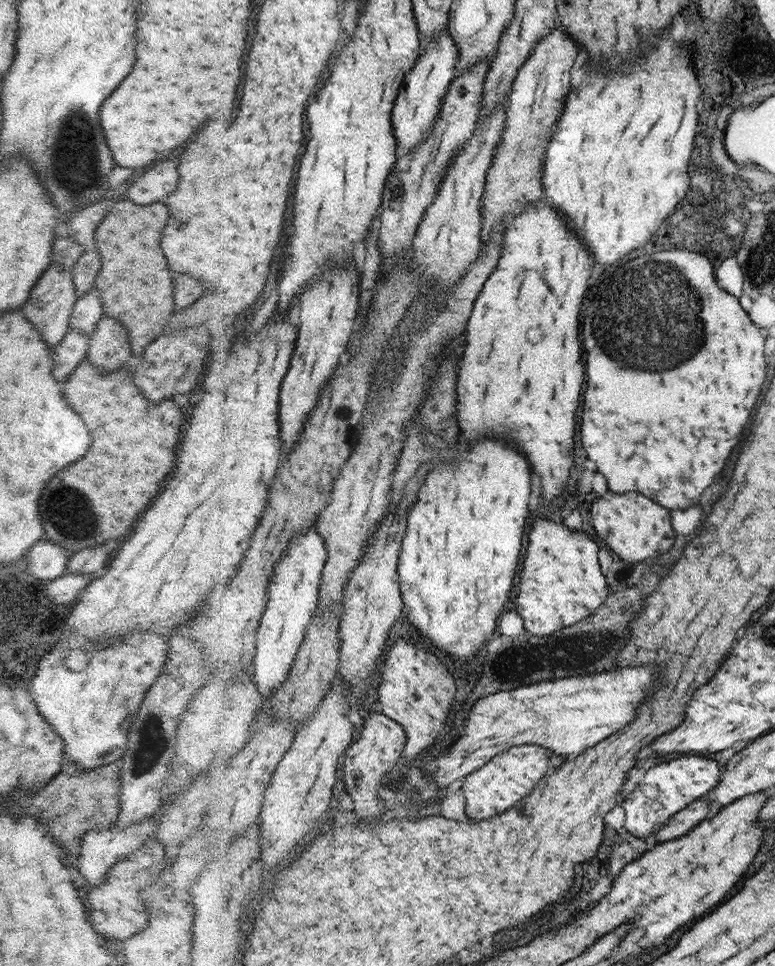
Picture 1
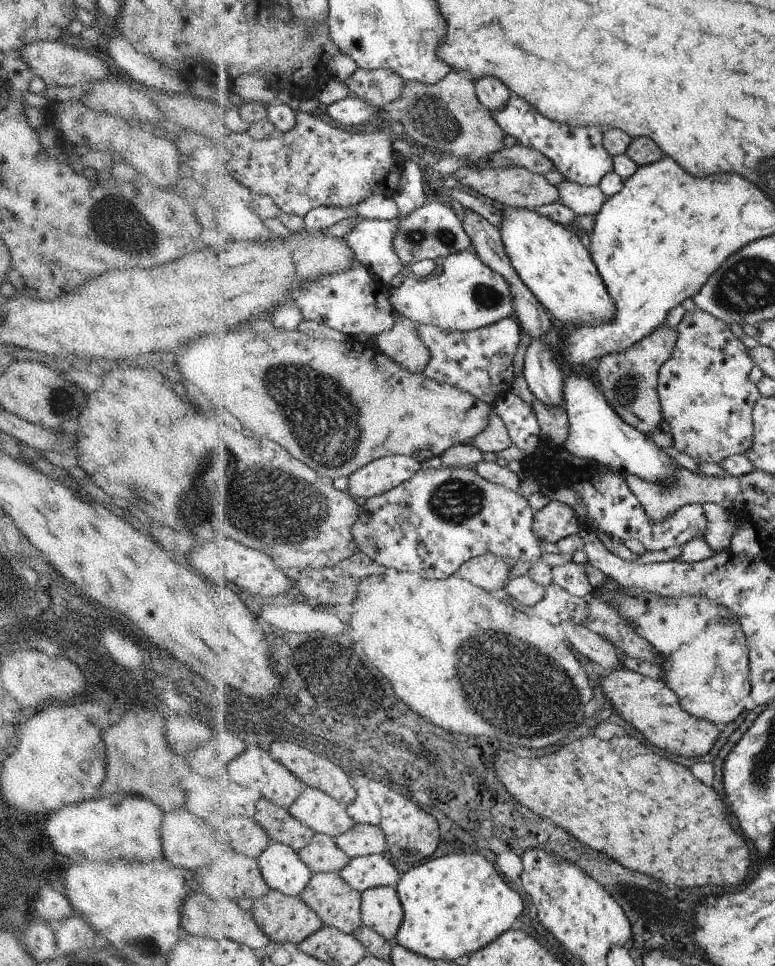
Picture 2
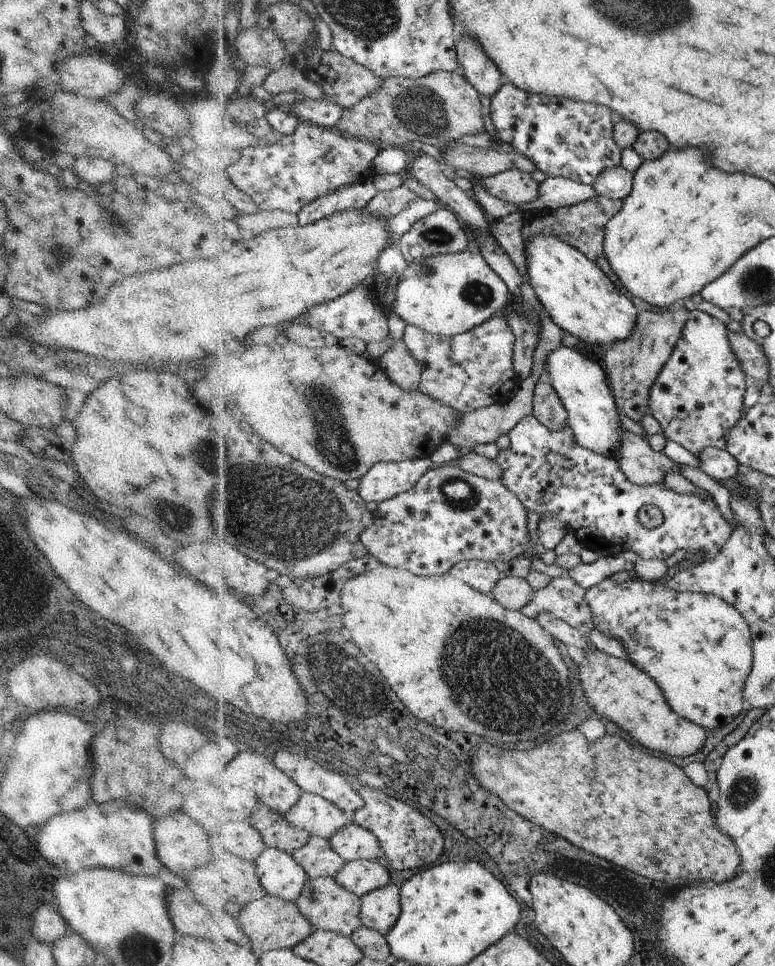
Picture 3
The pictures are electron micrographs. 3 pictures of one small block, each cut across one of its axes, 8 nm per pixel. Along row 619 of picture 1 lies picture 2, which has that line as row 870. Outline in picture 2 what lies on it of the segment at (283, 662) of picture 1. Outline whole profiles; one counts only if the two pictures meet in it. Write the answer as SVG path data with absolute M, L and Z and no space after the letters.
M273 841L259 861L266 882L273 890L288 896L301 897L315 876L312 867L304 862L299 851L281 842Z

